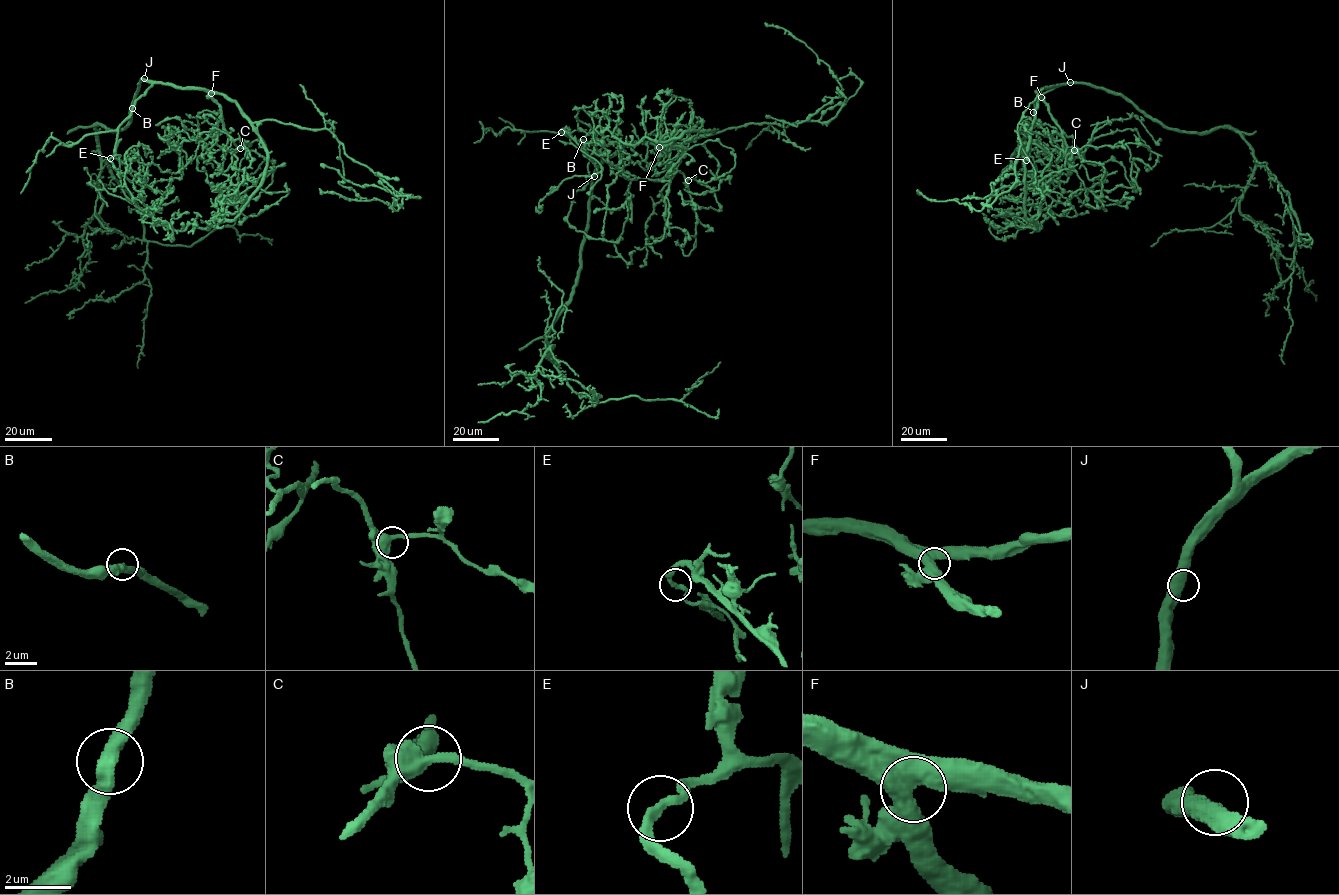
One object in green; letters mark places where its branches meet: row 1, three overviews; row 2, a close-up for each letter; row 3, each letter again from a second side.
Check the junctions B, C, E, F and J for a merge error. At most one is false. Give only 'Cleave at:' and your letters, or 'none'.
Cleave at: none

